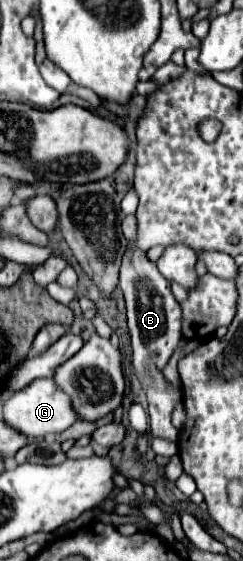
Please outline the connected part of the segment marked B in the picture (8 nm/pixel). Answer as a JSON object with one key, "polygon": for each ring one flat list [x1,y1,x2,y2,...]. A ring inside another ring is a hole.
{"polygon":[[127,215,121,223,123,235,127,241,125,253,123,253,123,263,119,271,119,289,125,295,127,303,127,325,129,325,129,335,131,335,131,347,133,347,133,367,137,377,143,375,145,359,151,353,155,355,157,367,165,367,171,353,175,351,179,339,181,339,181,305,171,293,171,283,159,273,157,265,147,257,145,251,135,247,135,237,137,237,137,219,135,215]]}

